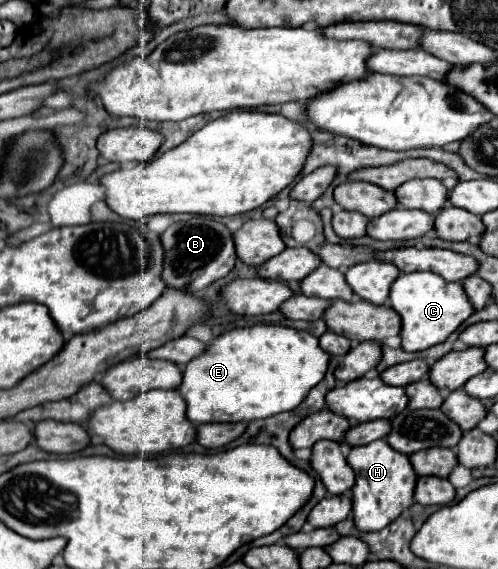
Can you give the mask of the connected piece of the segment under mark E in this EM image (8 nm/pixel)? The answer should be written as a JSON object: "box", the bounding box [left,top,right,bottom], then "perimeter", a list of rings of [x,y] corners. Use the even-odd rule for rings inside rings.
{"box":[180,324,330,424],"perimeter":[[[256,324],[250,328],[234,328],[210,342],[208,350],[190,360],[184,368],[184,378],[180,384],[180,394],[184,396],[188,410],[186,416],[194,424],[206,422],[252,422],[260,418],[270,418],[280,412],[290,412],[298,408],[308,392],[324,378],[328,370],[330,354],[318,344],[318,338],[286,326],[276,324]]]}

